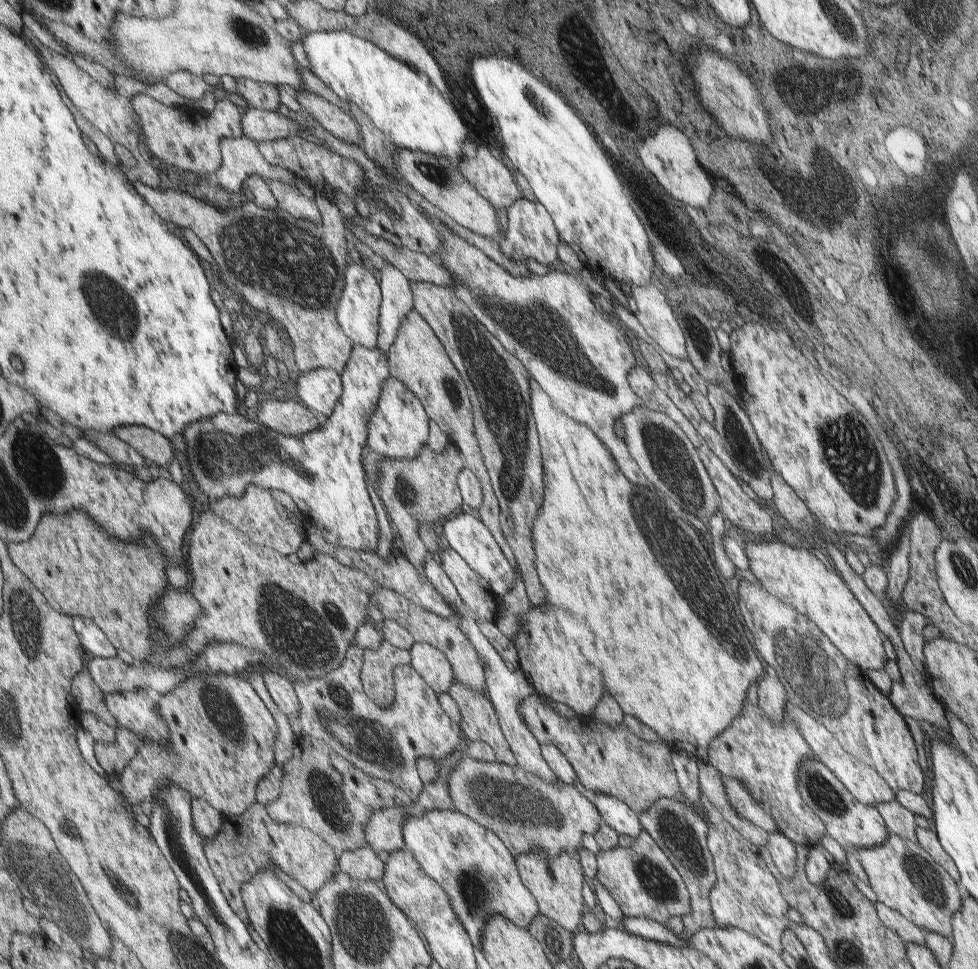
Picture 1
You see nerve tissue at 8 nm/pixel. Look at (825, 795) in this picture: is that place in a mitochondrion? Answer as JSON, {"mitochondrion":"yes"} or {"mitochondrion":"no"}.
{"mitochondrion":"yes"}

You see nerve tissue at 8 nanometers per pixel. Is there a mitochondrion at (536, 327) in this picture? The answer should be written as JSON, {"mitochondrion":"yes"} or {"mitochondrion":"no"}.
{"mitochondrion":"yes"}

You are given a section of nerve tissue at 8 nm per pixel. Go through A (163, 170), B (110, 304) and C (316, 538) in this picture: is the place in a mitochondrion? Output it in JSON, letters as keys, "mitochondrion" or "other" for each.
{"A":"other","B":"mitochondrion","C":"other"}

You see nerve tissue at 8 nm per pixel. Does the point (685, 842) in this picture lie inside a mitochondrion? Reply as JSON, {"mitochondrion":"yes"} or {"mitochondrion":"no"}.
{"mitochondrion":"yes"}

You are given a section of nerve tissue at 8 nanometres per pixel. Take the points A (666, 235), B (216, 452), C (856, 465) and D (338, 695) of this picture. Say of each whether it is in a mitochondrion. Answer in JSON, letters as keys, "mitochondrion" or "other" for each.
{"A":"other","B":"mitochondrion","C":"mitochondrion","D":"mitochondrion"}

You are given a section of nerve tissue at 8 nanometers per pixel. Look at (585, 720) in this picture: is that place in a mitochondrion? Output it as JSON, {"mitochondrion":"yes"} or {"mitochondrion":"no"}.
{"mitochondrion":"no"}

